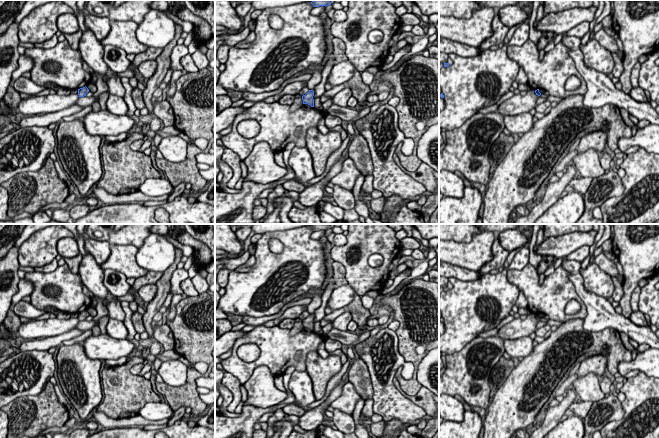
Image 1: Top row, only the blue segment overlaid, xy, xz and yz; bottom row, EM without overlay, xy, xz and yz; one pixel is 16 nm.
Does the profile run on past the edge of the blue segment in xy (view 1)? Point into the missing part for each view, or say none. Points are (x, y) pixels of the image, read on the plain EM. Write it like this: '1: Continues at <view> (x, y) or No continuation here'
1: No continuation here

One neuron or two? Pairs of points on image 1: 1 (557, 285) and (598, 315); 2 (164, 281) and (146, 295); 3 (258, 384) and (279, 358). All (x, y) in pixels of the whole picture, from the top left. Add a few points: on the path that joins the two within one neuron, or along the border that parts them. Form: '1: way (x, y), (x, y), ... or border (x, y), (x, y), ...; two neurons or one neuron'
1: border (574, 285), (575, 292), (586, 309), (584, 318); two neurons
2: border (156, 284), (156, 294), (148, 303); two neurons
3: border (273, 376), (266, 366), (257, 366), (247, 379); two neurons

